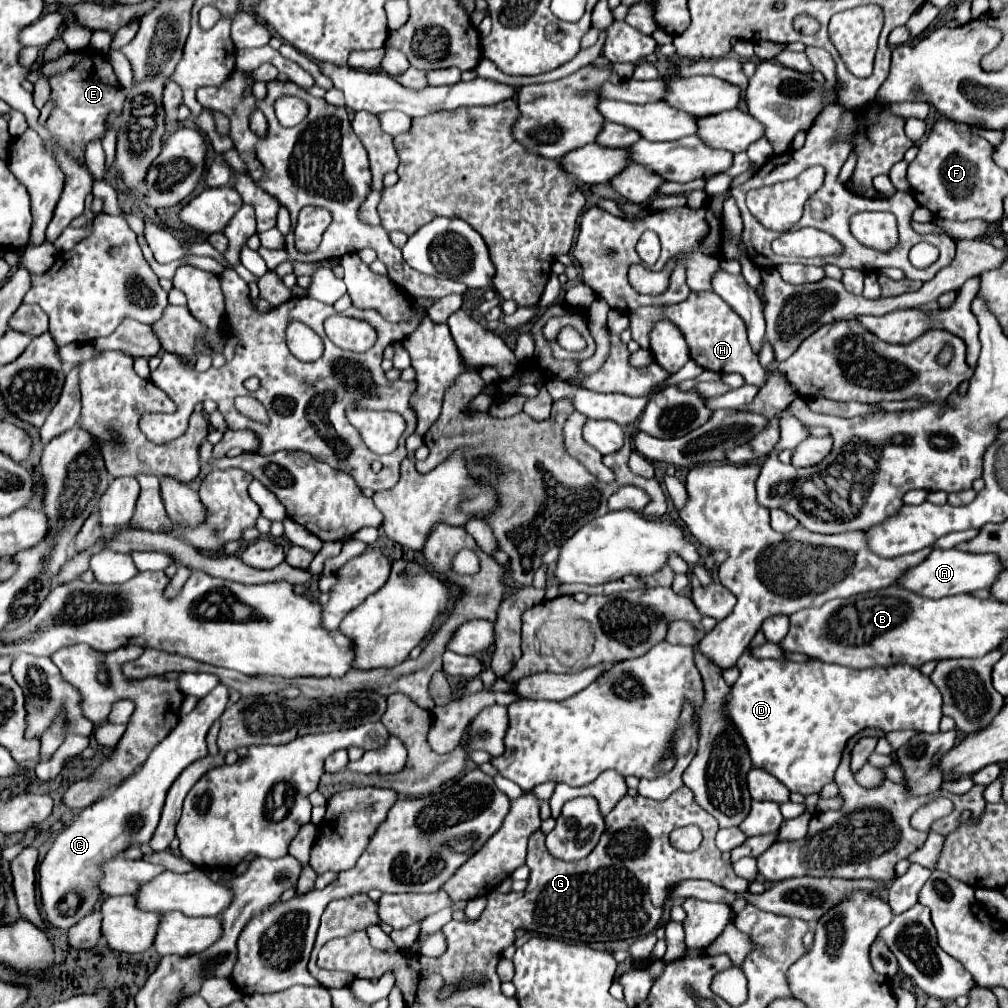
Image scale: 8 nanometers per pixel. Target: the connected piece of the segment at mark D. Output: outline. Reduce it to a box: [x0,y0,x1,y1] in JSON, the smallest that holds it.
[725,653,941,795]

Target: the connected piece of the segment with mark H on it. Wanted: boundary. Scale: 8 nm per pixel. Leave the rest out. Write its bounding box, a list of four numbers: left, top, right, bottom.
[629,293,767,385]

